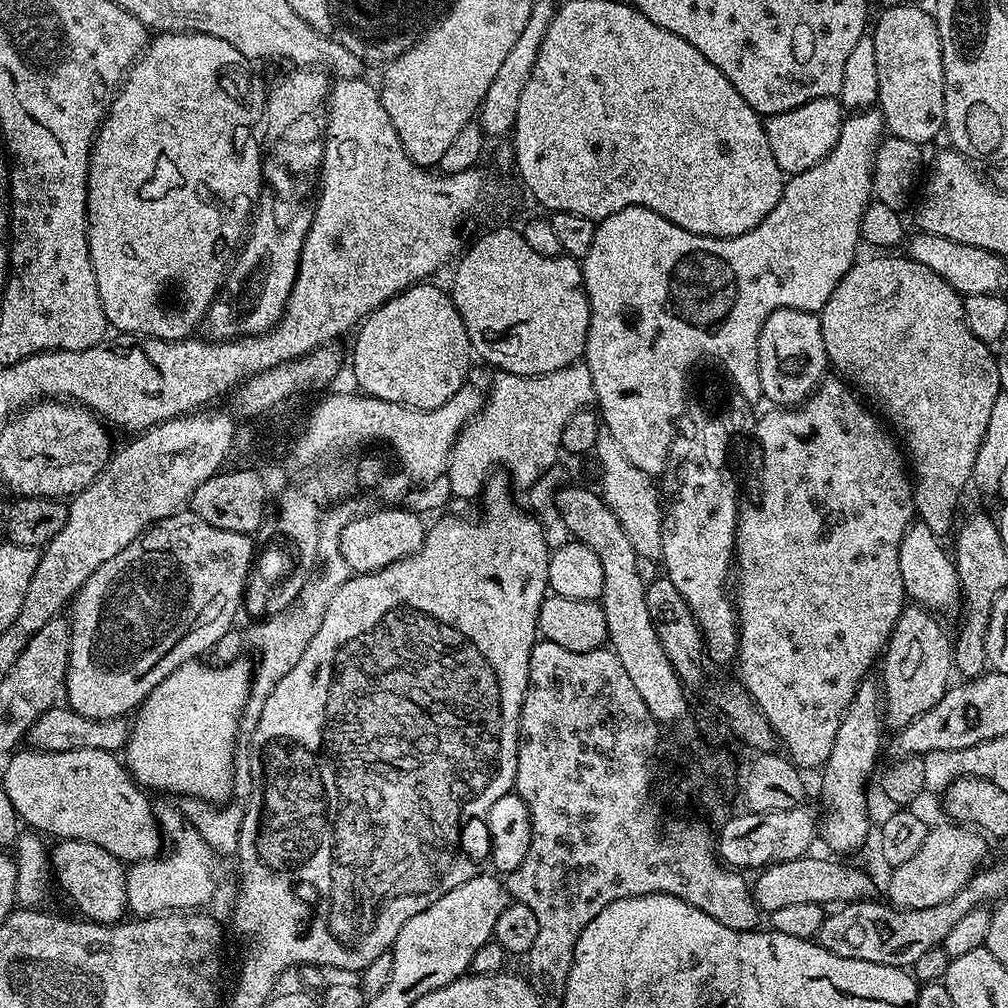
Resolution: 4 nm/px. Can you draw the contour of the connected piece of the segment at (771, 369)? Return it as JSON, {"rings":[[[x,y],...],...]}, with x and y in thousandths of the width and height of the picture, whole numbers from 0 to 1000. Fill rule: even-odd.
{"rings":[[[773,306],[763,312],[752,331],[752,375],[756,375],[757,396],[763,397],[763,402],[797,401],[809,389],[822,365],[811,311]]]}

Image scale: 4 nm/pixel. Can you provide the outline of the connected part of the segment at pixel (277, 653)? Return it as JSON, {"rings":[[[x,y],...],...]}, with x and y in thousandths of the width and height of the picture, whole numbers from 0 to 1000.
{"rings":[[[318,535],[316,555],[321,560],[317,572],[303,585],[298,591],[298,596],[291,601],[287,607],[278,607],[275,611],[267,610],[261,617],[254,617],[247,625],[246,631],[254,638],[258,646],[258,652],[252,655],[252,666],[250,668],[250,684],[246,689],[246,699],[242,702],[241,713],[252,716],[260,708],[260,702],[264,700],[264,692],[272,686],[272,681],[292,665],[292,661],[300,653],[304,641],[308,641],[308,633],[315,629],[315,621],[319,621],[319,613],[323,609],[323,601],[327,601],[327,593],[345,575],[347,564],[343,562],[343,554],[335,547],[332,535]]]}

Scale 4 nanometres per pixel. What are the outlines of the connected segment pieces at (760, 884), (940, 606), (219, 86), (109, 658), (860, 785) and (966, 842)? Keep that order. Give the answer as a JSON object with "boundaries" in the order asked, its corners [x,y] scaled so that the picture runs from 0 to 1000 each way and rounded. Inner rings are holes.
{"boundaries":[[[[799,847],[775,857],[764,857],[751,868],[754,870],[750,874],[745,874],[744,884],[755,906],[764,907],[768,903],[776,903],[776,899],[789,899],[792,895],[808,895],[814,899],[846,897],[848,893],[860,893],[868,886],[865,884],[869,877],[863,866],[844,861],[841,857],[832,857],[829,851],[816,853],[806,848]]],[[[912,518],[901,521],[891,542],[891,565],[895,565],[895,581],[898,592],[906,600],[921,604],[926,609],[947,608],[954,596],[952,594],[952,574],[948,568],[948,557],[933,541],[934,533],[923,522]]],[[[160,32],[148,39],[147,47],[140,52],[134,63],[128,67],[127,74],[123,77],[123,82],[119,84],[119,90],[116,91],[111,99],[111,104],[107,106],[107,111],[103,114],[103,120],[101,120],[98,129],[95,131],[94,139],[91,140],[91,152],[87,155],[87,251],[89,252],[89,260],[91,261],[91,271],[97,280],[97,292],[103,305],[103,311],[108,322],[116,330],[130,331],[132,333],[152,333],[158,337],[174,339],[176,337],[188,336],[193,330],[190,328],[197,321],[199,324],[203,320],[206,306],[210,303],[210,299],[214,297],[214,291],[218,289],[218,283],[222,281],[224,273],[222,249],[230,245],[230,247],[233,247],[239,241],[240,235],[247,225],[248,215],[251,213],[250,205],[253,204],[254,197],[258,194],[258,183],[260,187],[260,143],[256,138],[256,128],[259,126],[262,113],[264,83],[261,83],[254,76],[254,71],[250,67],[253,67],[251,61],[244,59],[240,54],[236,54],[236,50],[232,50],[232,46],[228,46],[228,42],[220,42],[220,38],[212,38],[208,34],[200,34],[199,32]],[[222,71],[238,71],[238,87],[232,80],[222,79]]],[[[180,506],[145,525],[140,532],[133,534],[133,538],[129,538],[129,542],[125,542],[125,546],[117,546],[117,550],[113,550],[109,558],[101,558],[101,562],[97,562],[97,565],[93,565],[93,569],[85,573],[85,577],[76,585],[69,599],[70,631],[68,633],[67,667],[64,669],[62,684],[63,689],[67,689],[66,701],[72,702],[81,712],[104,714],[118,710],[126,711],[134,707],[139,697],[153,685],[153,681],[157,681],[157,677],[164,675],[177,661],[181,661],[186,655],[199,652],[200,647],[208,646],[229,625],[230,614],[233,613],[234,606],[236,608],[239,606],[243,580],[252,557],[250,536],[251,533],[245,528],[220,526],[216,522],[208,522],[208,518],[196,514],[194,508]]],[[[858,673],[853,676],[843,700],[833,712],[831,728],[827,728],[827,740],[823,740],[823,752],[819,752],[813,767],[817,810],[815,806],[812,813],[812,829],[825,844],[822,846],[845,845],[855,840],[861,829],[861,790],[857,787],[857,781],[869,758],[877,726],[879,715],[875,709],[874,680],[868,674]]],[[[947,815],[936,816],[930,821],[929,818],[922,820],[919,835],[915,835],[907,851],[884,862],[885,874],[881,877],[880,892],[888,900],[915,903],[931,899],[946,891],[946,887],[950,887],[950,883],[954,883],[954,879],[958,879],[958,875],[962,875],[964,868],[977,856],[981,834],[969,822]]]]}

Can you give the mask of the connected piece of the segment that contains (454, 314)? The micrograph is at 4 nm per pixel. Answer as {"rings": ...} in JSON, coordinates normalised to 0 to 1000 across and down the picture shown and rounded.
{"rings":[[[429,280],[410,282],[402,290],[384,298],[378,306],[371,307],[356,322],[352,333],[349,353],[347,349],[347,365],[349,361],[349,373],[354,381],[352,384],[362,393],[395,399],[404,405],[427,407],[450,395],[450,391],[454,391],[454,387],[465,376],[464,364],[470,358],[470,350],[462,331],[462,323],[447,293],[441,287],[439,290],[438,287],[432,286]]]}

